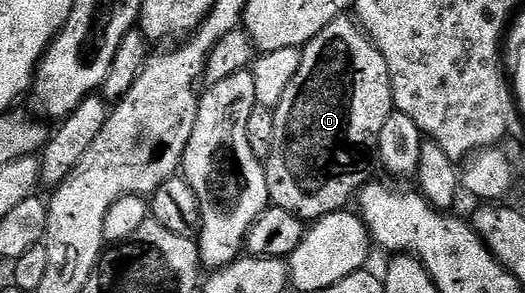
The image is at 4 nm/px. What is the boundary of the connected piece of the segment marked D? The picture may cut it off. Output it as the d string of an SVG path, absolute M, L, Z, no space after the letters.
M355 18L335 19L333 23L326 25L326 29L322 29L322 33L318 33L309 43L305 43L302 50L304 53L302 65L298 69L298 73L294 73L294 81L290 81L286 93L282 93L282 101L274 109L274 149L270 149L270 157L266 160L264 172L271 206L286 209L286 213L294 213L305 221L315 221L335 211L345 210L349 206L348 202L351 199L353 202L359 196L360 190L373 178L372 163L374 167L374 156L380 145L382 125L386 125L386 121L393 118L394 104L392 101L392 78L390 69L386 65L386 57L382 57L382 53L364 34Z

